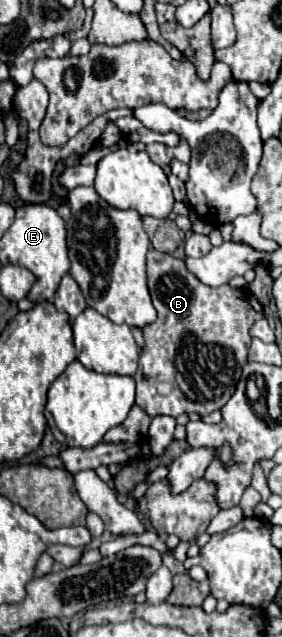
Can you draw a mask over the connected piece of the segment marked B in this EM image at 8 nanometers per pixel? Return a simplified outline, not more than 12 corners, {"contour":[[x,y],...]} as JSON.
{"contour":[[147,253],[159,317],[137,405],[203,417],[235,393],[263,307]]}

